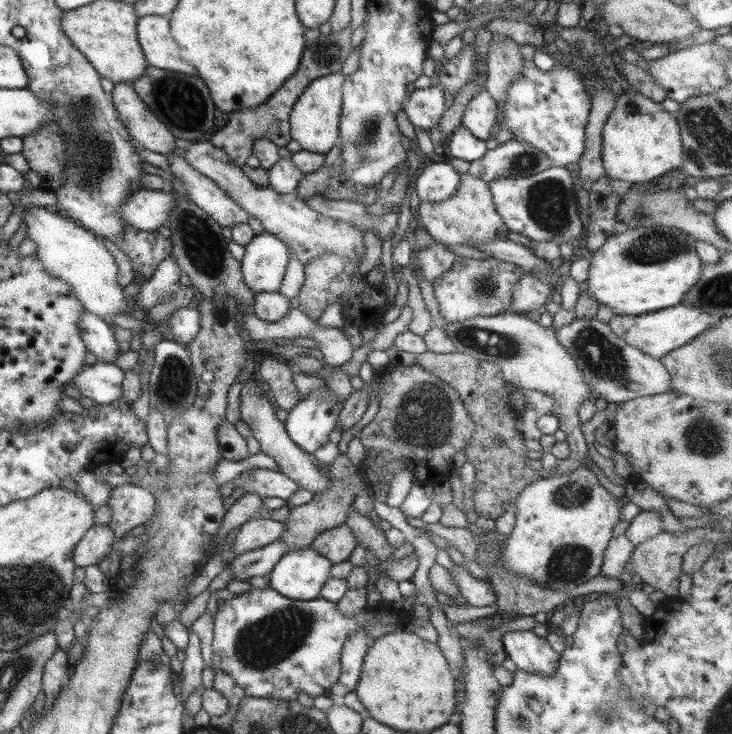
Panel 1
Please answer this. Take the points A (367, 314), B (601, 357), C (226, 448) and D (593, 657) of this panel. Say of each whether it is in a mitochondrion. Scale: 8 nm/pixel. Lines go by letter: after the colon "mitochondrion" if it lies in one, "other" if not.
A: other
B: mitochondrion
C: other
D: other

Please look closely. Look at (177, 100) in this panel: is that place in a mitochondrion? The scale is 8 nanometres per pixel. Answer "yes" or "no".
yes

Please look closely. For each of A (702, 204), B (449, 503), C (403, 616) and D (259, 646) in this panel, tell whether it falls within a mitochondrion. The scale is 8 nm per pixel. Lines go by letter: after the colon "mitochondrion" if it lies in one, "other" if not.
A: other
B: other
C: other
D: mitochondrion

